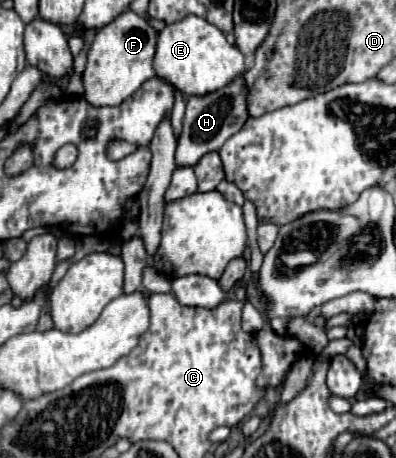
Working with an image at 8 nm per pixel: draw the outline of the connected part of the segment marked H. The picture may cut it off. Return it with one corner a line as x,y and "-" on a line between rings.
236,78
224,88
204,94
204,96
192,96
186,100
186,116
184,116
184,130
178,138
178,148
176,148
176,166
196,166
202,156
210,152
218,152
222,144
236,134
246,120
250,118
248,114
248,88
244,78

